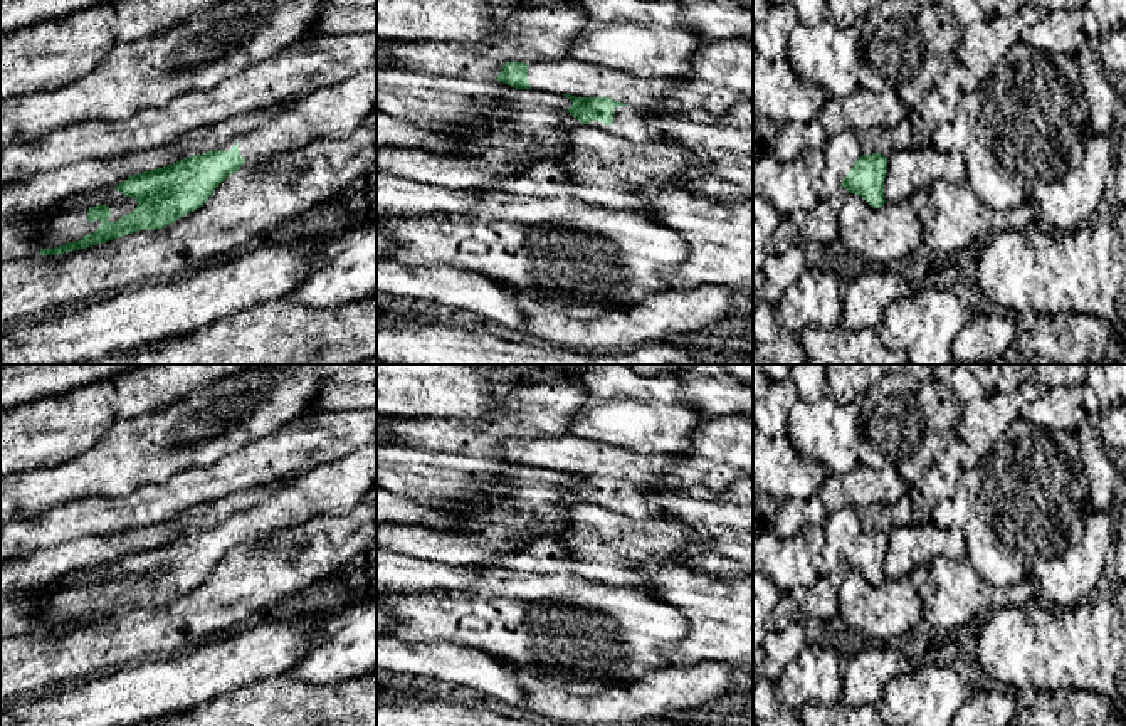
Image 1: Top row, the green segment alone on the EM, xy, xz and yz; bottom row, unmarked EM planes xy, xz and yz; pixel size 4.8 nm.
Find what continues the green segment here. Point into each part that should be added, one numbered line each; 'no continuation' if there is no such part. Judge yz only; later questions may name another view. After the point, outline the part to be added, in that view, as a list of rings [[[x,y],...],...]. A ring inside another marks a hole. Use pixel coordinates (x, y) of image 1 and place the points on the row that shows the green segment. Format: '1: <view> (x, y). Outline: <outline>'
1: yz (841, 152). Outline: [[[844,128],[827,139],[823,146],[825,168],[817,185],[820,200],[829,200],[839,190],[842,180],[862,155],[857,131]]]

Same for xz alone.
1: xz (572, 76). Outline: [[[580,59],[529,64],[528,81],[534,91],[620,101],[622,104],[613,109],[615,116],[610,126],[602,121],[590,121],[588,126],[632,143],[667,141],[664,133],[647,121],[650,114],[657,113],[650,104],[682,87],[681,79],[635,77]]]

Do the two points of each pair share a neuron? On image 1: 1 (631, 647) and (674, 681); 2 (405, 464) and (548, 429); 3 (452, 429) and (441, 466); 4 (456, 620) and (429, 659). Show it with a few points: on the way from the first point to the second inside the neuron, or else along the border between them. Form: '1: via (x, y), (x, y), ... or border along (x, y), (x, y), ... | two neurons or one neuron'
1: border along (669, 662), (622, 684) | two neurons
2: via (441, 462), (451, 462), (486, 436), (513, 431) | one neuron
3: via (452, 437), (452, 454), (449, 457) | one neuron
4: border along (402, 641), (449, 641), (481, 651) | two neurons

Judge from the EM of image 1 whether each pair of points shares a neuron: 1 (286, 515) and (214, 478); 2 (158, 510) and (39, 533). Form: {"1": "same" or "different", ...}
{"1": "different", "2": "same"}

